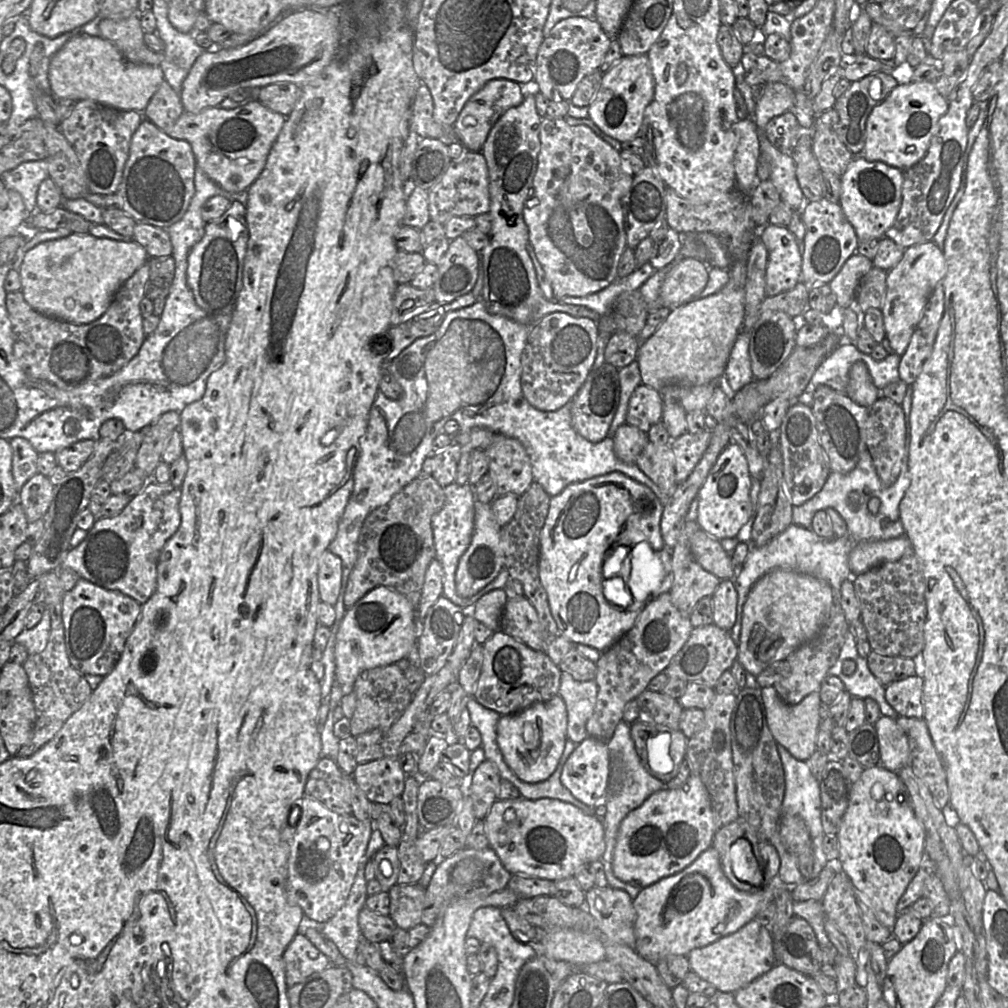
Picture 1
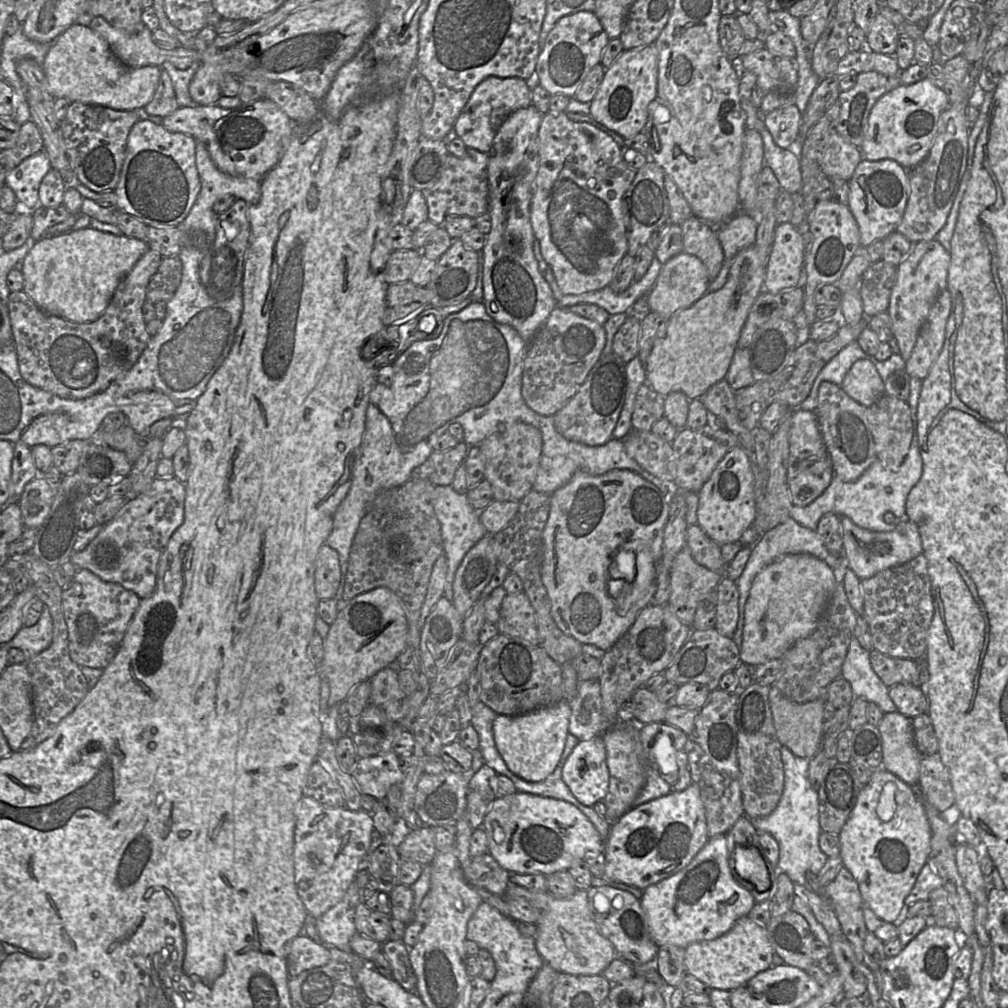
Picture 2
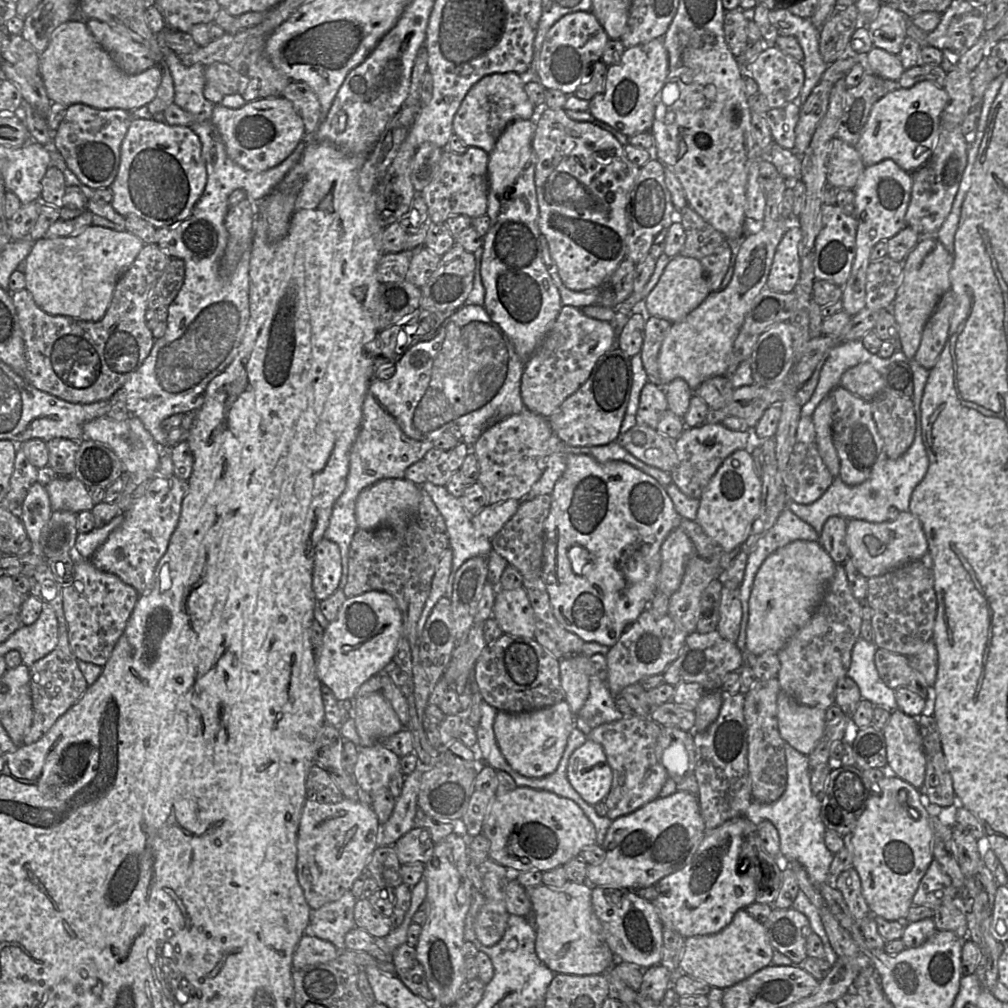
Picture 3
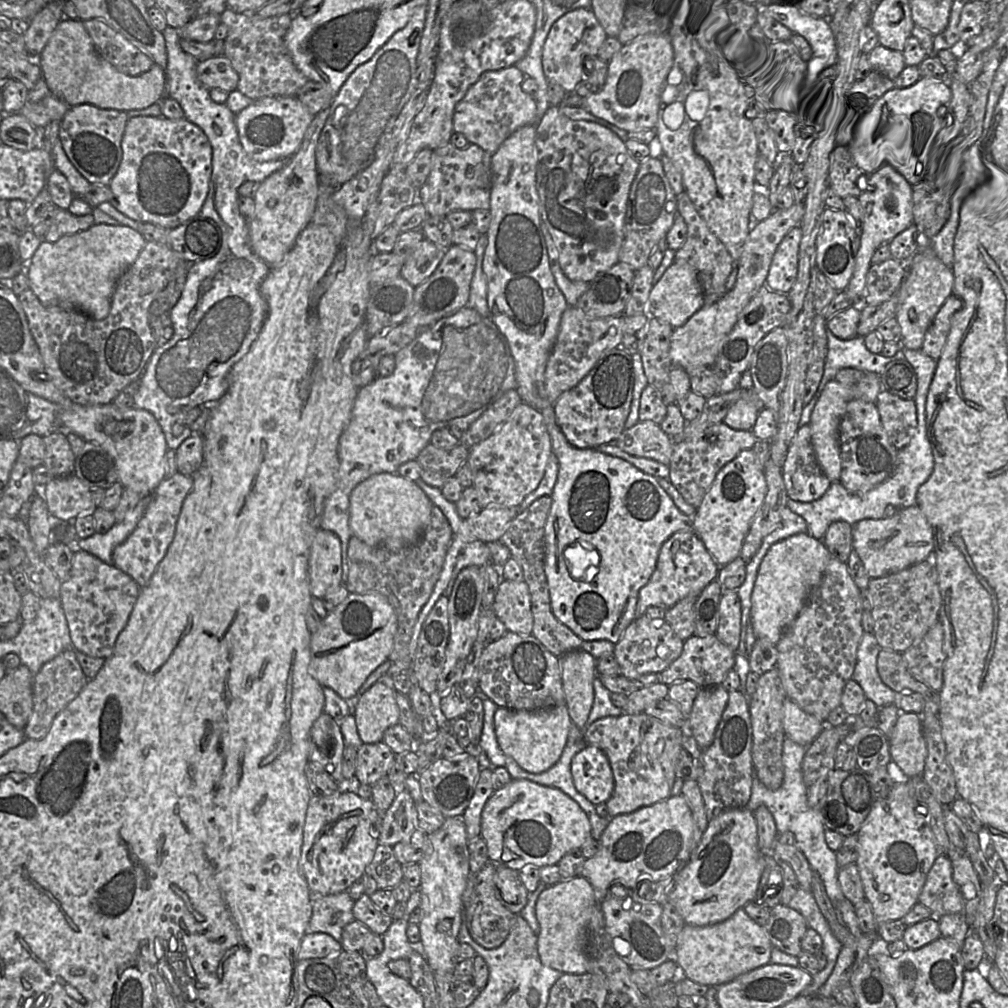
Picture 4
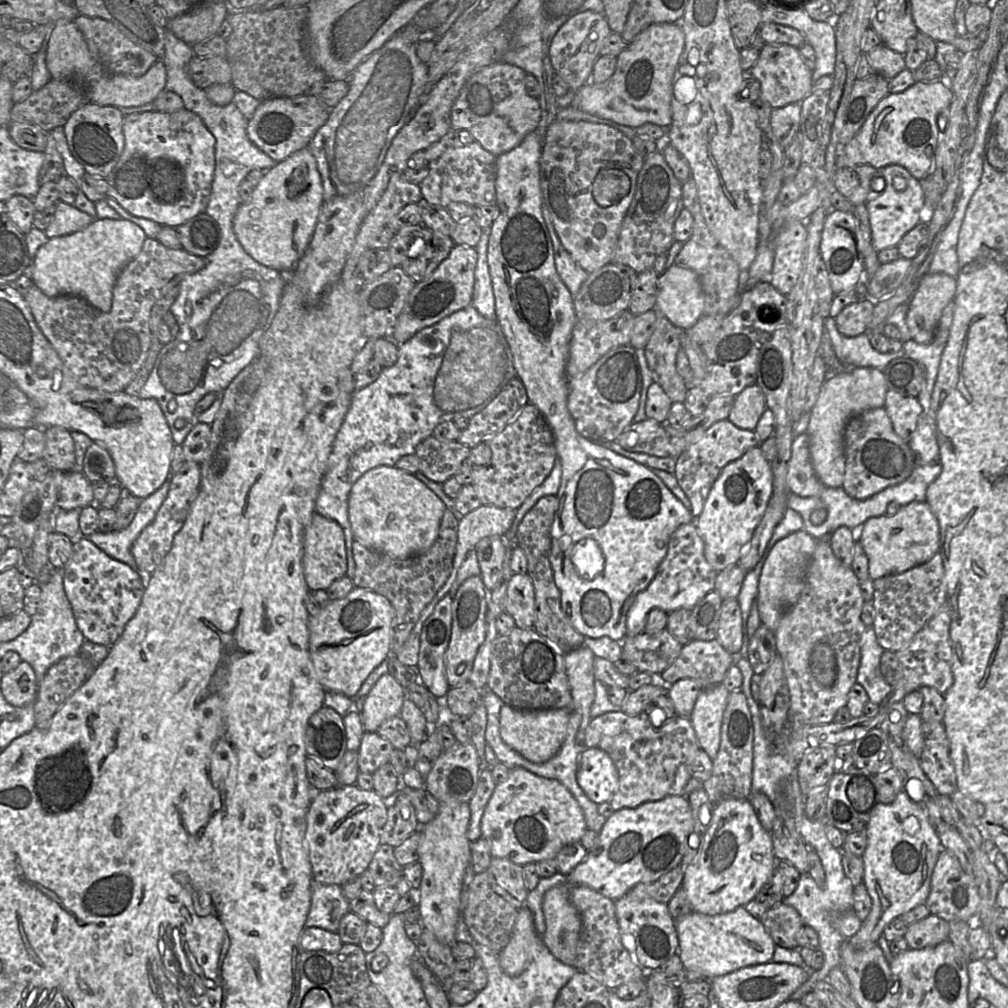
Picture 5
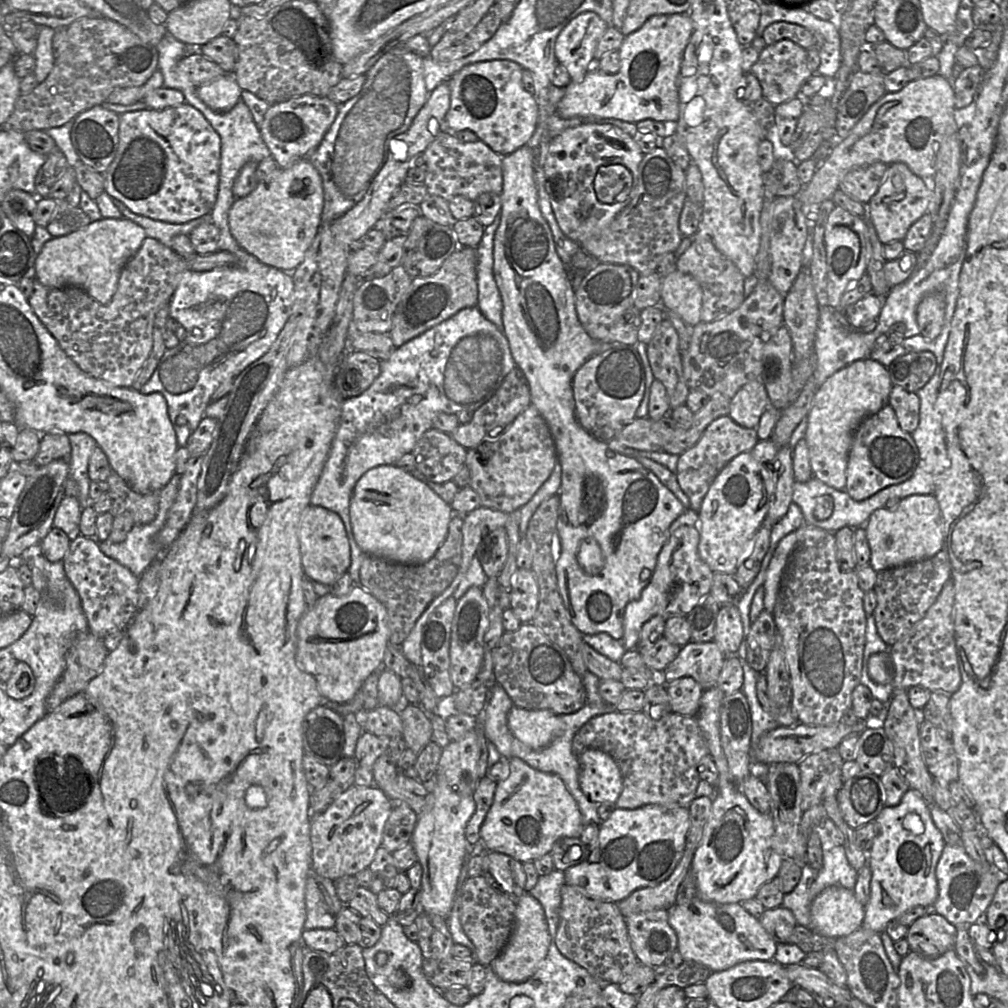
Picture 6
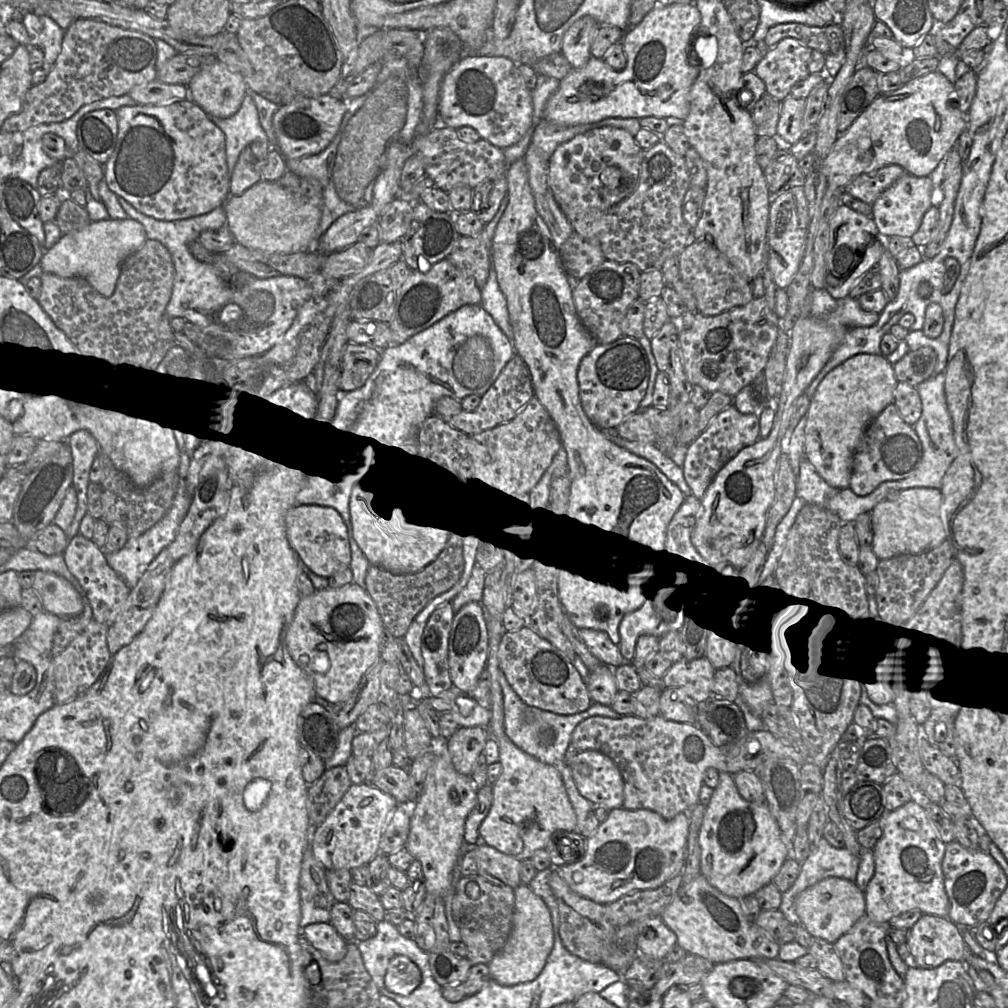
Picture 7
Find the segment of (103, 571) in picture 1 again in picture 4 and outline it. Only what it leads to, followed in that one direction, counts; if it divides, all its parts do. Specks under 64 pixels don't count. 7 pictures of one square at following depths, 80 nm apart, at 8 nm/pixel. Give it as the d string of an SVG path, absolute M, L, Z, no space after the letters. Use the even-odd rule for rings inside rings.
M175 472L163 479L150 496L149 504L134 531L112 553L115 567L128 574L140 587L146 586L158 564L166 555L176 529L182 504L193 487L192 476Z

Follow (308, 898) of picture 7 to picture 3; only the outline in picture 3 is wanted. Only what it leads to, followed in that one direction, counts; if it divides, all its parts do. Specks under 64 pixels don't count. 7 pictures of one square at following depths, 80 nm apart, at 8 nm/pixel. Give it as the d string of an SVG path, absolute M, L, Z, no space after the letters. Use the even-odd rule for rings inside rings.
M348 890L337 901L313 909L306 934L329 941L338 950L346 949L345 936L356 927L354 906L357 900L351 890Z

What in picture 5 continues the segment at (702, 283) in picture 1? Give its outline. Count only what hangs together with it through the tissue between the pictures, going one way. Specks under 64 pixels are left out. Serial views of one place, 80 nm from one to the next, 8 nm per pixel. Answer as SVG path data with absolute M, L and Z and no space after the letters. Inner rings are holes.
M673 264L658 277L654 308L675 327L691 328L704 314L704 294L697 274Z

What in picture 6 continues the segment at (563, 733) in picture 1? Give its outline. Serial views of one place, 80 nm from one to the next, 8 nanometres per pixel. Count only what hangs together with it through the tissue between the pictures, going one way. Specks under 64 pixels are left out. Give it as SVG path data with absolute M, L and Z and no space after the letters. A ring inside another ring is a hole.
M513 706L508 714L508 727L525 745L541 749L563 734L560 716L550 710L528 710Z

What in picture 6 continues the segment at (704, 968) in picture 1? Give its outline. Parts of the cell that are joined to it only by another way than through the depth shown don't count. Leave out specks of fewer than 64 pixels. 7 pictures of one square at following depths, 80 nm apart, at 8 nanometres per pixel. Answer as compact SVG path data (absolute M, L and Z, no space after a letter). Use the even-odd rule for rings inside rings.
M698 895L686 904L675 904L668 910L668 921L678 939L677 950L684 960L703 964L712 972L729 969L750 960L771 961L777 943L741 903L720 904Z

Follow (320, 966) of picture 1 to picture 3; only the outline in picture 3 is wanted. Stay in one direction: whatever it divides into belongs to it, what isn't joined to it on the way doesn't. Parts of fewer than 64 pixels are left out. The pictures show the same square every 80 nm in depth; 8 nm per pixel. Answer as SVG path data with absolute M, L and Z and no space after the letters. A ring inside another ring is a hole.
M304 934L292 957L293 970L329 962L335 959L338 954L339 950L331 942L313 934Z

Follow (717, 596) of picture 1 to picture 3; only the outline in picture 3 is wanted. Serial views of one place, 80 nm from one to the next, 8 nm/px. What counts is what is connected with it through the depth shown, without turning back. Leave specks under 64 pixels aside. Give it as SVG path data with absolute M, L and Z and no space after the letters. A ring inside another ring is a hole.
M723 587L719 608L717 632L731 643L736 643L740 633L742 605L739 599L739 590Z

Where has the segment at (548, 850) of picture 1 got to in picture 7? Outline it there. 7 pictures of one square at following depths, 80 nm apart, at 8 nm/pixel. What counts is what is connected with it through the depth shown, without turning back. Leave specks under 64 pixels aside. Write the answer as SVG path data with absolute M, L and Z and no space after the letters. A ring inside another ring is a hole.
M485 607L485 619L489 636L487 669L491 674L489 707L492 718L488 725L490 736L499 744L499 761L502 772L492 784L493 801L487 817L479 828L480 839L498 851L519 861L531 859L539 849L546 849L552 836L559 831L576 831L577 815L569 799L559 770L545 764L518 748L507 736L504 726L503 692L499 681L497 647L507 632L503 622L497 621Z

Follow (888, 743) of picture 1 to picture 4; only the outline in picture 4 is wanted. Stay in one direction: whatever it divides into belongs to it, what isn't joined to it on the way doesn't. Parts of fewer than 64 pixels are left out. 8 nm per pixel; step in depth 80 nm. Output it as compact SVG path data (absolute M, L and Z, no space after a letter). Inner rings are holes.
M901 712L888 738L892 762L908 778L923 777L927 748L921 715Z

